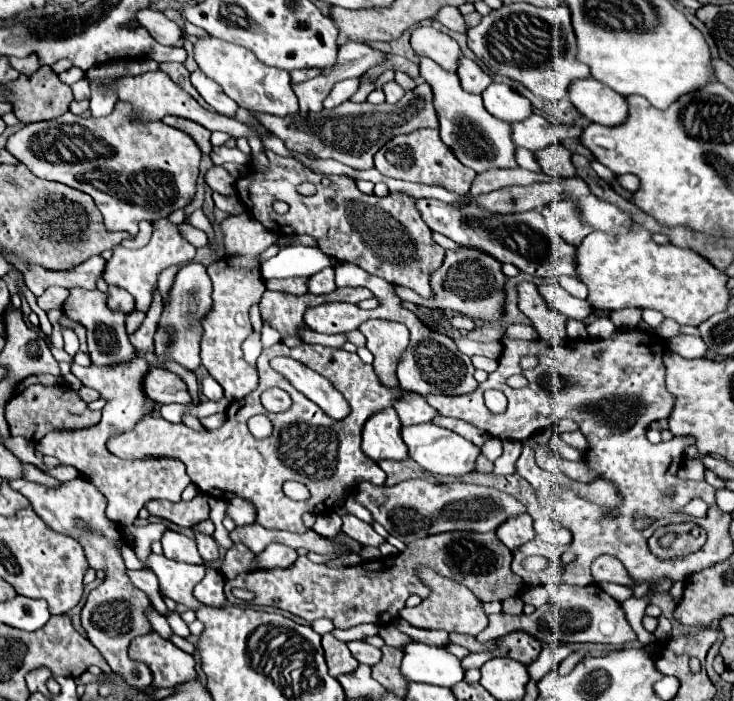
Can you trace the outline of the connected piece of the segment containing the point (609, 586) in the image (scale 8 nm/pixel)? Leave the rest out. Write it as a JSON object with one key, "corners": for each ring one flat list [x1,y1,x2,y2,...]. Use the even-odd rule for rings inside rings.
{"corners":[[600,583,600,587,602,589,606,589,606,593,610,593,616,601,626,601,626,599,630,599,630,595,632,595,632,589,630,587,624,587,624,585,616,585,616,583]]}

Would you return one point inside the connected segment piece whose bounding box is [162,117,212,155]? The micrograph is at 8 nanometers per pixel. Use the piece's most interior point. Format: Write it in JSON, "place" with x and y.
{"place":[201,135]}

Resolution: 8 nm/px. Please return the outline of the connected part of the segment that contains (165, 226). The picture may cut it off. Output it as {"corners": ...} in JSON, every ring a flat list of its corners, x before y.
{"corners":[[168,219,154,221,152,225,154,225,154,235,146,247,136,249,136,251,128,251,120,245,114,247,114,255,108,259,106,269,104,269,104,281,108,285,118,285,120,289,126,289,136,299,136,309,144,311,144,313,152,305,152,297,154,297,160,273,170,265,184,265,184,263,192,261,196,255,196,247,192,247,188,241,184,241,178,235,176,225,172,225]]}

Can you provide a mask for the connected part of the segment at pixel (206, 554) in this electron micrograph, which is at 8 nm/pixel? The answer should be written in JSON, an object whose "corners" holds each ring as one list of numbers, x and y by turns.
{"corners":[[192,527,192,531,194,531,194,539,198,543,198,551,200,551,202,559,204,561,216,561,220,553,218,553,218,543,214,541,214,537,196,531,196,527]]}

